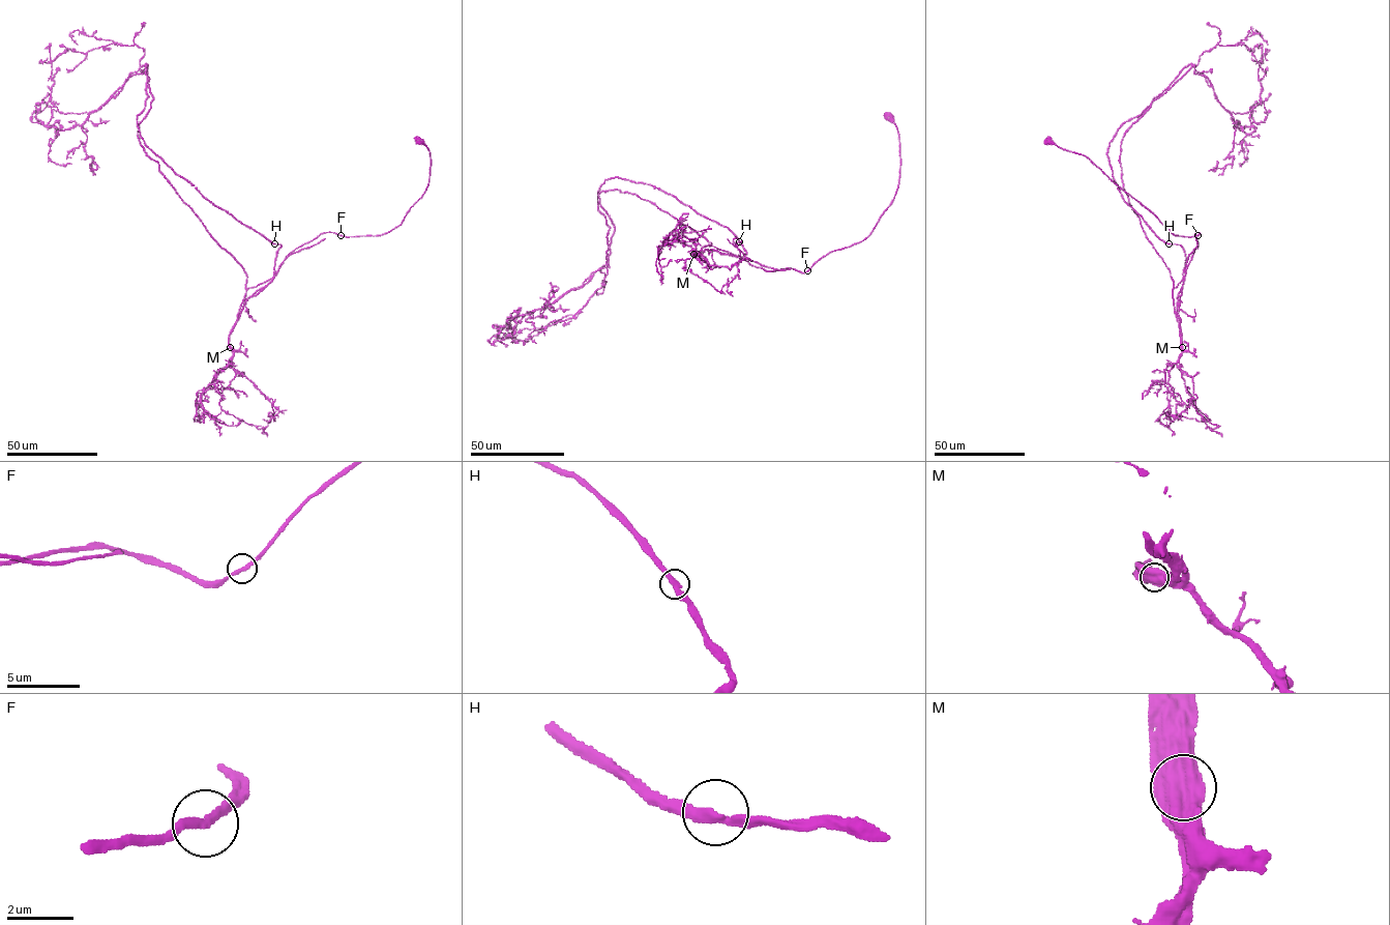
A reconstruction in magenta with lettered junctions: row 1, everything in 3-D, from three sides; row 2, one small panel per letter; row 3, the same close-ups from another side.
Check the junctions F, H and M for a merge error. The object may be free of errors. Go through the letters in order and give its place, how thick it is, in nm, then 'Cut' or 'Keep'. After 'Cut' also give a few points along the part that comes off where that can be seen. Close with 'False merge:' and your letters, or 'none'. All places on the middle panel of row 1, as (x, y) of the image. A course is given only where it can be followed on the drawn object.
F: Place: (807, 270). Thickness 240 nm. Keep
H: Place: (739, 241). Thickness 320 nm. Keep
M: Place: (693, 254). Thickness 800 nm. Cut. Course of the part to remove: (693, 254), (746, 251), (671, 195), (611, 177), (597, 194), (608, 267), (506, 321), (530, 313)
False merge: M

